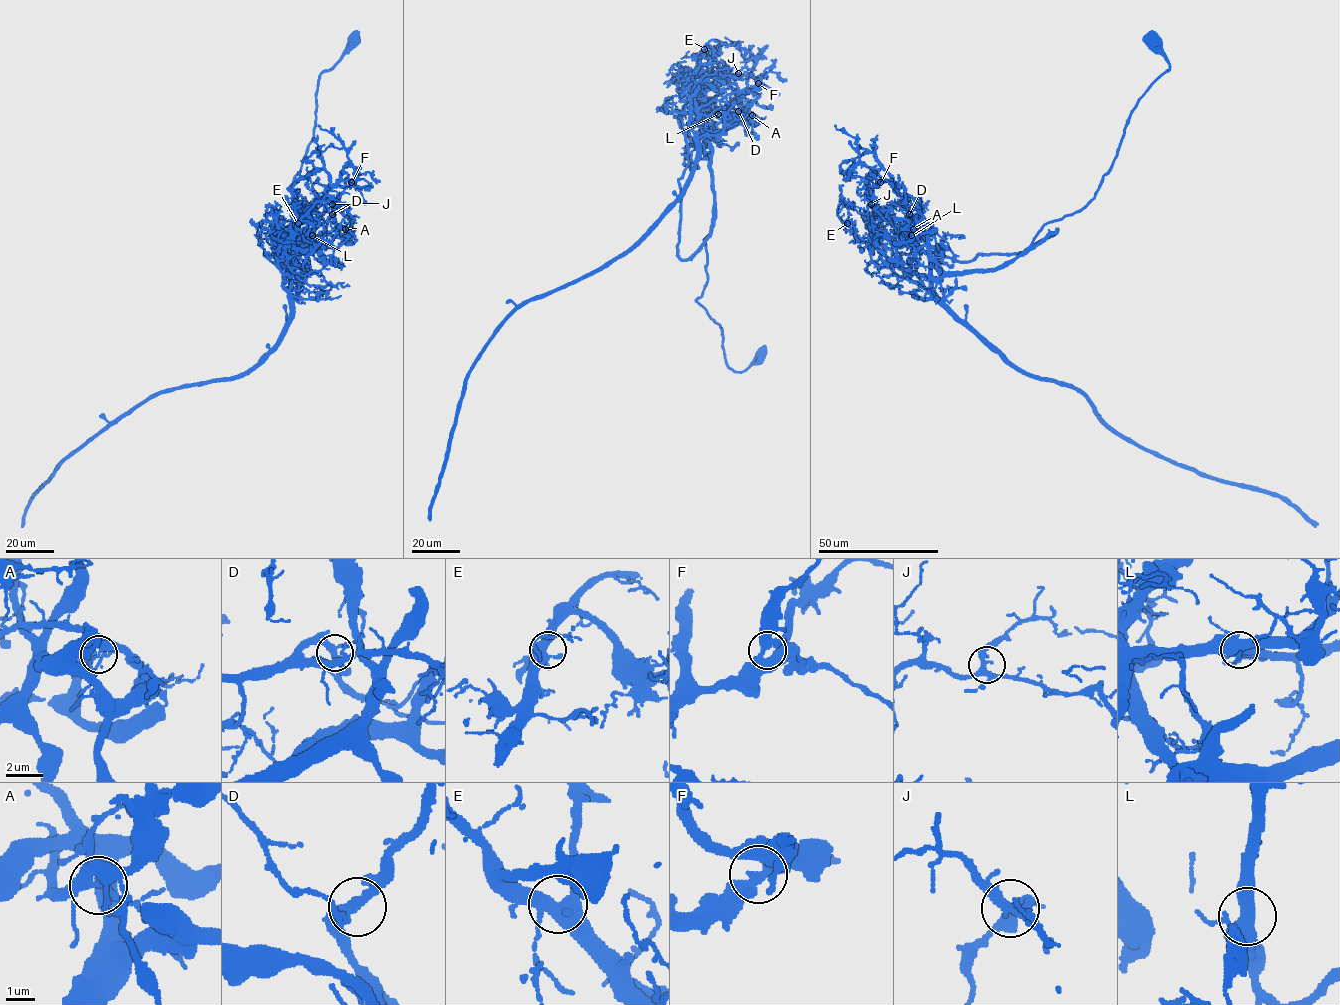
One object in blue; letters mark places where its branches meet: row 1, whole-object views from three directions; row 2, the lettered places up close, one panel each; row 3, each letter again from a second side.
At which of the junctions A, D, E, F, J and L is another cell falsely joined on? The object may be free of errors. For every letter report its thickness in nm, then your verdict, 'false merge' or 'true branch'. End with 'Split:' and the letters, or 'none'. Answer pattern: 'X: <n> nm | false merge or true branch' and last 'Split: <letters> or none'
A: 280 nm | false merge
D: 300 nm | true branch
E: 440 nm | true branch
F: 320 nm | true branch
J: 300 nm | true branch
L: 480 nm | true branch
Split: A

